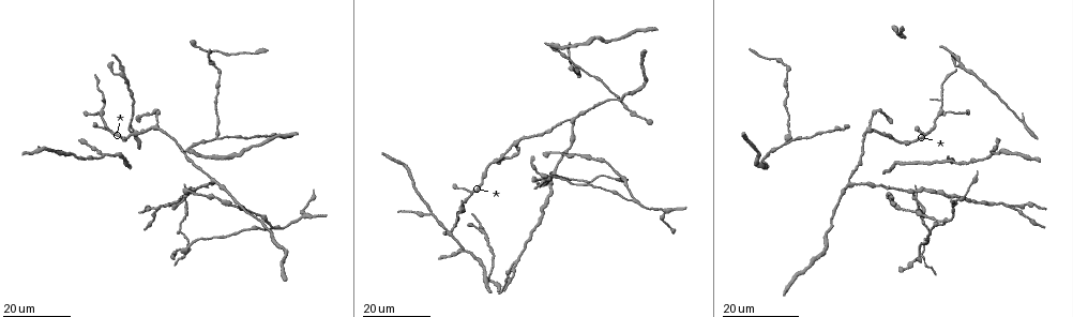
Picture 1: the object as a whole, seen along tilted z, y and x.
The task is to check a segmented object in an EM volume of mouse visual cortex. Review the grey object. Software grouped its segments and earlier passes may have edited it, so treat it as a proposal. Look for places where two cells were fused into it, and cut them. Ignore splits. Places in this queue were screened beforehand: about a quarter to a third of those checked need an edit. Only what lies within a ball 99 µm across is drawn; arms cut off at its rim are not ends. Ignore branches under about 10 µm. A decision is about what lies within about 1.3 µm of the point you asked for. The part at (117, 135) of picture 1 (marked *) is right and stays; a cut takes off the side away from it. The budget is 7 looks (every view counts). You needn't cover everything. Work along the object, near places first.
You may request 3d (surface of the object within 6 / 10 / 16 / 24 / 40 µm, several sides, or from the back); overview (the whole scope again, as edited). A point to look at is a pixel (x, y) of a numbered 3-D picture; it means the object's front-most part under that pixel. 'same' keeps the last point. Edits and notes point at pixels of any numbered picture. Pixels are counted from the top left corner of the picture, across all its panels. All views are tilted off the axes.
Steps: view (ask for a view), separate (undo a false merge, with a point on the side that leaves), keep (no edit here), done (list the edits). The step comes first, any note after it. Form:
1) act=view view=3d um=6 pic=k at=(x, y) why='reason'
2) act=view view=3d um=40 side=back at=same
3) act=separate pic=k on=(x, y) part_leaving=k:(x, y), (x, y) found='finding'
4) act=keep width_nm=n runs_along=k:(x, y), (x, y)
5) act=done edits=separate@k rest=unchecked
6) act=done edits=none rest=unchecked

act=view view=3d um=16 pic=1 at=(848, 184) why='looks like a crossing'

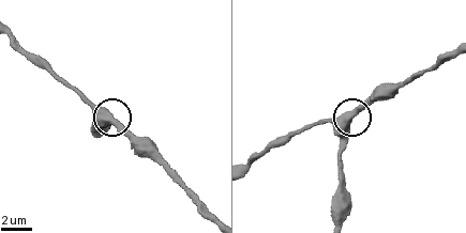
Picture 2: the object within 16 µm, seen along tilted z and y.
act=view view=3d um=6 pic=2 at=(347, 124) why='closer look'

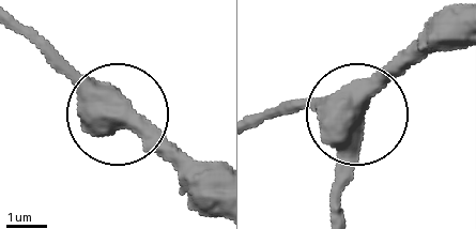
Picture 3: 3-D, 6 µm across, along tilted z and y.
act=keep arms=4 runs_along=3:(18, 20), (179, 163) found='all the same cell'

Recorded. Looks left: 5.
act=view view=3d um=24 pic=1 at=(216, 135) why='branch point'

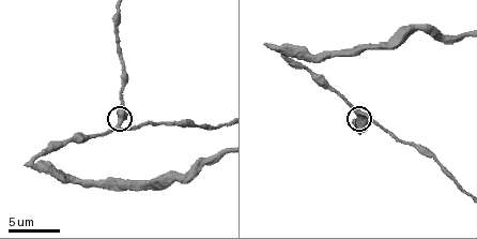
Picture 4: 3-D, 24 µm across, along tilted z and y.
act=view view=3d um=6 pic=4 at=(359, 116)

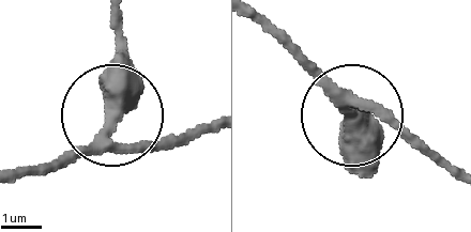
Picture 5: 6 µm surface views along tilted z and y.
act=keep width_nm=350 found='one cell here'

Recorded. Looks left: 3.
act=view view=3d um=16 pic=1 at=(939, 222) why='three-way junction'

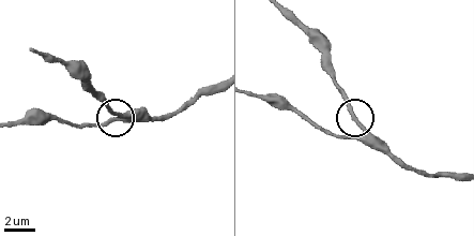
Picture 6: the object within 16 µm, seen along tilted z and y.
act=view view=3d um=10 pic=6 at=(361, 130)

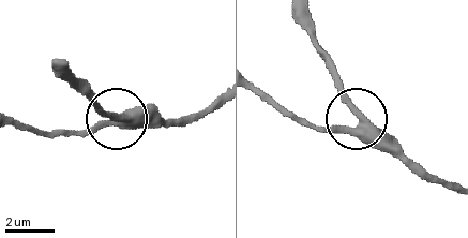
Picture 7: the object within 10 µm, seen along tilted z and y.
act=keep runs_along=7:(17, 124), (66, 134), (96, 129), (121, 116), (175, 121) found='continuous, no second cell'

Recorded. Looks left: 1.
act=done edits=none rest=unchecked

